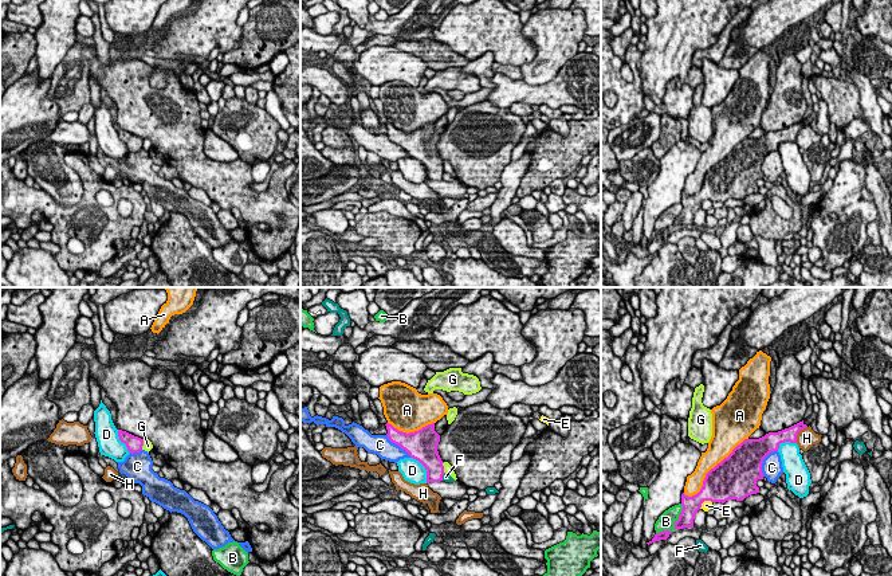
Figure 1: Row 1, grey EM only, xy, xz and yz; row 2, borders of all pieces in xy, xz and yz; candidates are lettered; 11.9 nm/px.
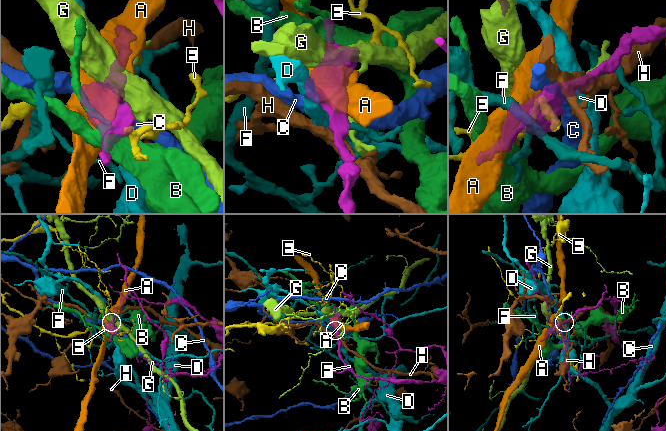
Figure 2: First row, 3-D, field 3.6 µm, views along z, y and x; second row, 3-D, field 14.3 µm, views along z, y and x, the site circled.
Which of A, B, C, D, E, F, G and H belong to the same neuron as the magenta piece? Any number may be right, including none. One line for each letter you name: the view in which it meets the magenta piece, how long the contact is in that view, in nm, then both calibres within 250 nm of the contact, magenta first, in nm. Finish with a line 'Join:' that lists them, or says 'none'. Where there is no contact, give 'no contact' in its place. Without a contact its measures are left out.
Join: none

